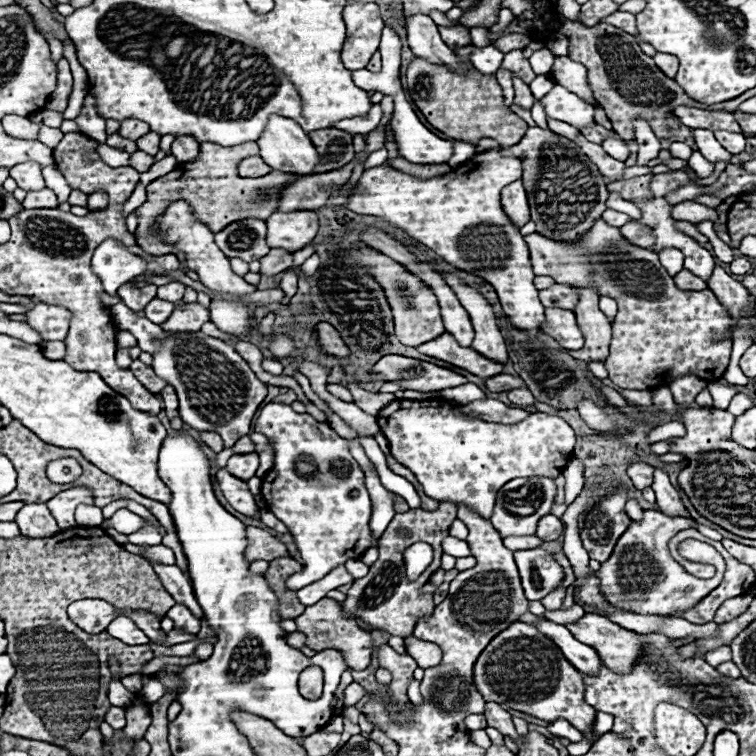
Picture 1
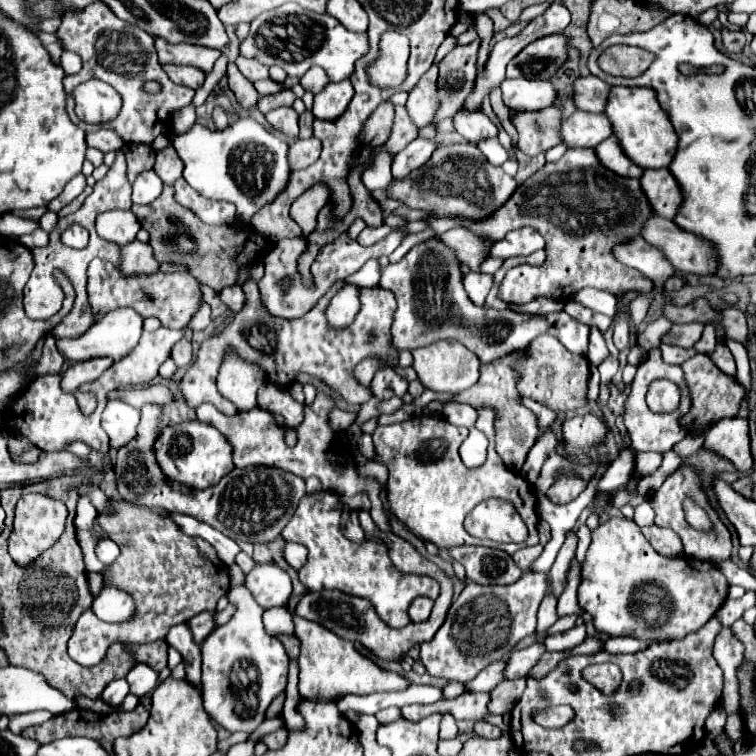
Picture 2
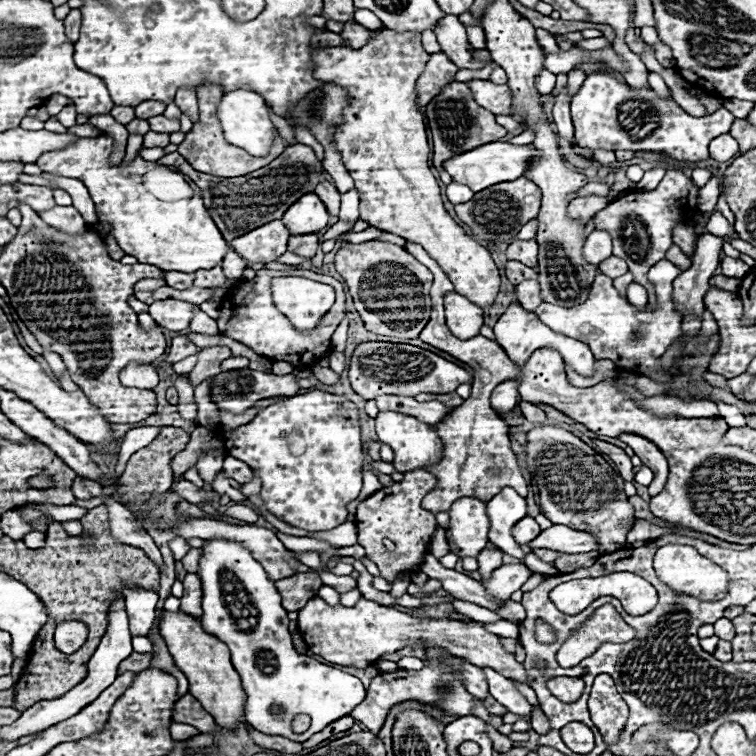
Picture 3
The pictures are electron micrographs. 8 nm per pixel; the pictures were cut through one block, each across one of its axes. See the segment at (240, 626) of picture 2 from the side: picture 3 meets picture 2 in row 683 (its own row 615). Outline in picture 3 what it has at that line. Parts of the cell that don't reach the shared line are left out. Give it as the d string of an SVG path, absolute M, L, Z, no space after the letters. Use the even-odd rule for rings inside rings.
M210 538L204 540L198 576L202 580L202 628L218 636L232 654L232 664L244 682L248 694L246 718L256 730L270 736L284 736L294 742L304 742L312 734L320 732L334 720L348 716L354 706L358 706L366 688L362 682L338 668L326 666L306 654L298 654L292 646L288 632L286 610L282 608L282 598L268 580L266 570L258 560L252 558L250 550L240 542ZM270 706L284 706L284 716L276 718L270 714ZM298 714L310 716L310 728L302 734L292 730L292 720Z

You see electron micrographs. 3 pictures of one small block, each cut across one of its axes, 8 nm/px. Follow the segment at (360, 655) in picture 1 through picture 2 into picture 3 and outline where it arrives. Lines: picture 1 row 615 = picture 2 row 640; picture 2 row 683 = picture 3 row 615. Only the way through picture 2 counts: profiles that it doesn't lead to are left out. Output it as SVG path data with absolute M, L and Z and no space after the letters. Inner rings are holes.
M316 596L308 600L308 604L300 610L298 630L314 654L340 666L368 668L384 654L392 654L408 644L422 642L442 646L454 656L466 656L470 664L476 664L480 668L494 668L510 680L518 680L524 684L528 684L530 680L524 664L518 662L512 652L504 650L502 638L488 632L482 624L464 624L448 618L418 620L394 608L378 606L376 602L370 602L366 598L360 598L354 606L330 606Z

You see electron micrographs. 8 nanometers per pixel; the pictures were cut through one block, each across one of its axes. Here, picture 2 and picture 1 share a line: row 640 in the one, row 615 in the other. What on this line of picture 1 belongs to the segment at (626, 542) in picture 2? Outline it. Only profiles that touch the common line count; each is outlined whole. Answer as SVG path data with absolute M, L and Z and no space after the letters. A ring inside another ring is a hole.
M644 510L644 520L632 522L632 526L618 540L612 556L596 572L600 578L600 590L606 600L622 610L636 614L672 616L674 612L692 608L686 604L686 600L676 596L676 590L700 590L700 582L712 582L714 578L694 578L672 560L668 552L668 540L684 528L698 528L698 524L682 516L664 516L660 510Z

